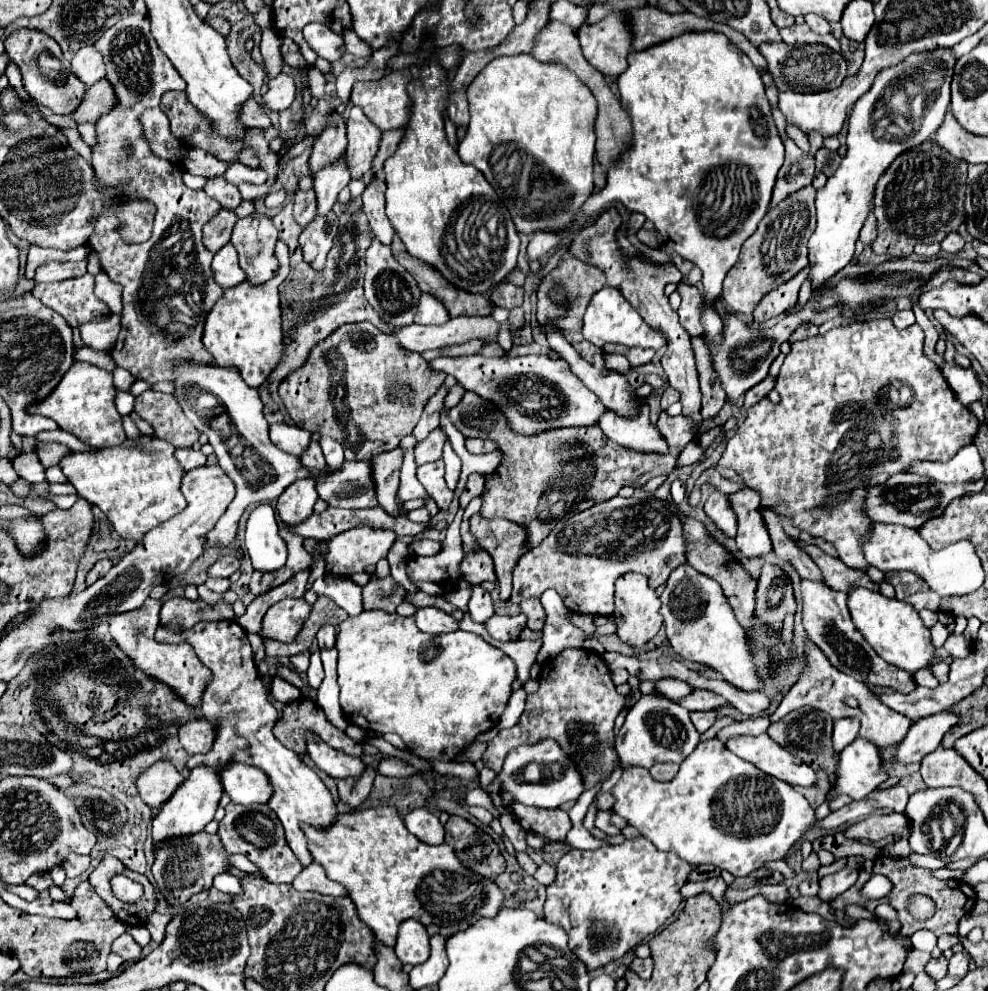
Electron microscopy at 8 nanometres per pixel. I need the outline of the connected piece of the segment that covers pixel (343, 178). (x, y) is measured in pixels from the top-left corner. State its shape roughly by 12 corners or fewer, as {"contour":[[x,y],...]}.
{"contour":[[345,159],[313,175],[317,215],[327,215],[351,175]]}

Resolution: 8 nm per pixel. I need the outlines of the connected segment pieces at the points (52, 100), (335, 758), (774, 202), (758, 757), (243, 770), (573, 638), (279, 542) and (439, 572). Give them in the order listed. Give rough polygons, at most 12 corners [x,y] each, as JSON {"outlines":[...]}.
{"outlines":[[[17,29],[5,53],[39,105],[71,115],[85,85],[41,31]],[[307,731],[307,753],[333,779],[361,775],[359,757],[327,747]],[[811,133],[811,155],[791,139],[779,169],[769,209],[811,185],[823,137]],[[767,733],[731,737],[727,749],[789,785],[813,785],[815,771]],[[251,765],[219,769],[223,791],[239,805],[267,803],[267,775]],[[555,589],[541,595],[547,611],[537,661],[581,647],[585,633],[569,623]],[[269,503],[251,511],[245,547],[263,573],[285,565],[287,545]],[[451,525],[441,551],[409,557],[415,583],[455,585],[463,559],[459,529]]]}

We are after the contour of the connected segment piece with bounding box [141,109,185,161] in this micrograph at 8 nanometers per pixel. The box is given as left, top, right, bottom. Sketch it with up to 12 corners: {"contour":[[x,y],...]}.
{"contour":[[161,109],[141,115],[155,155],[181,161],[185,149],[169,131]]}

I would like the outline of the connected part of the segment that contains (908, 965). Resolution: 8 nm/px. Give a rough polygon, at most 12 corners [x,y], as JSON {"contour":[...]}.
{"contour":[[913,948],[903,972],[922,972],[931,953]]}

